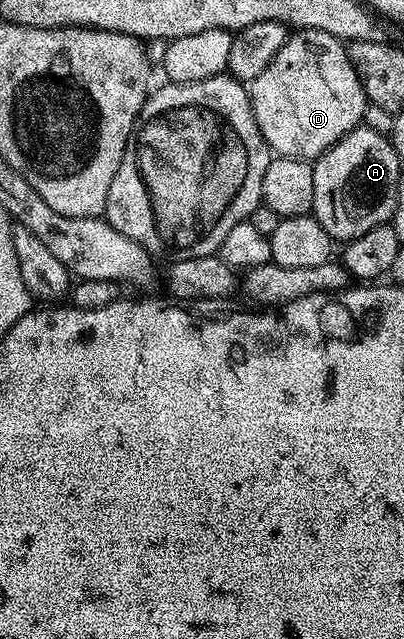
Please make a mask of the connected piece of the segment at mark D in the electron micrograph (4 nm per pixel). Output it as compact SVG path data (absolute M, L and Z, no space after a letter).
M302 29L293 32L289 36L288 42L282 47L282 51L278 51L278 55L274 55L270 67L266 67L266 71L262 71L262 75L258 75L258 79L251 81L250 96L252 98L254 119L258 119L258 127L262 131L262 135L273 154L281 157L303 157L305 159L321 157L330 146L337 145L351 129L357 128L363 122L364 112L370 103L368 95L364 92L360 82L360 77L356 73L356 68L350 63L345 42L339 41L334 35L326 35L326 31L318 31L317 29Z

